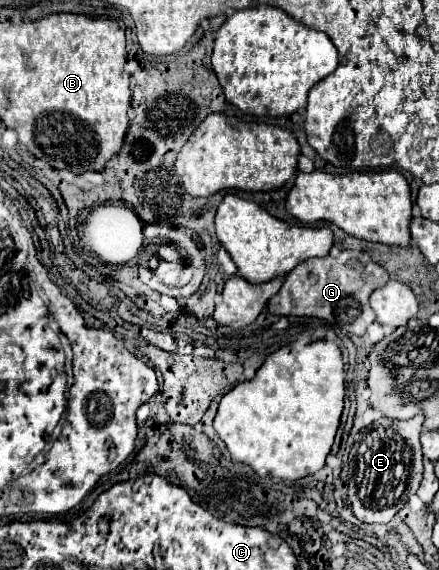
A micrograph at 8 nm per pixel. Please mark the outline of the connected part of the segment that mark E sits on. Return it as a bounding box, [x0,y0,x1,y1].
[348,414,422,524]

